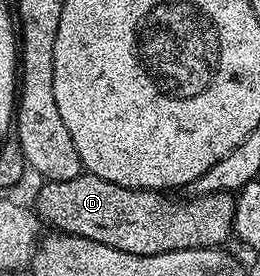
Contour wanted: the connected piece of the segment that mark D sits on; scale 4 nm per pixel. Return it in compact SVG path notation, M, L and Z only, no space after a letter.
M87 172L74 176L74 180L45 181L43 185L36 194L34 210L47 225L48 222L52 225L49 227L53 231L82 236L86 240L94 240L98 244L106 244L122 252L154 256L162 252L197 250L207 246L220 248L225 245L224 241L228 237L231 239L234 234L232 221L236 215L236 199L231 194L207 194L197 198L189 197L188 202L179 202L176 198L168 198L172 196L159 190L122 188L118 184L110 184L110 180L102 180Z

